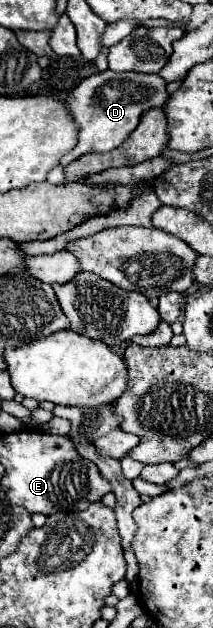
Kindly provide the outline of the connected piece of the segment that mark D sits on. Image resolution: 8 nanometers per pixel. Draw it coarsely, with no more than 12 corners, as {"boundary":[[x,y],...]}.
{"boundary":[[159,75],[85,77],[67,99],[81,131],[61,165],[117,149],[163,107]]}

